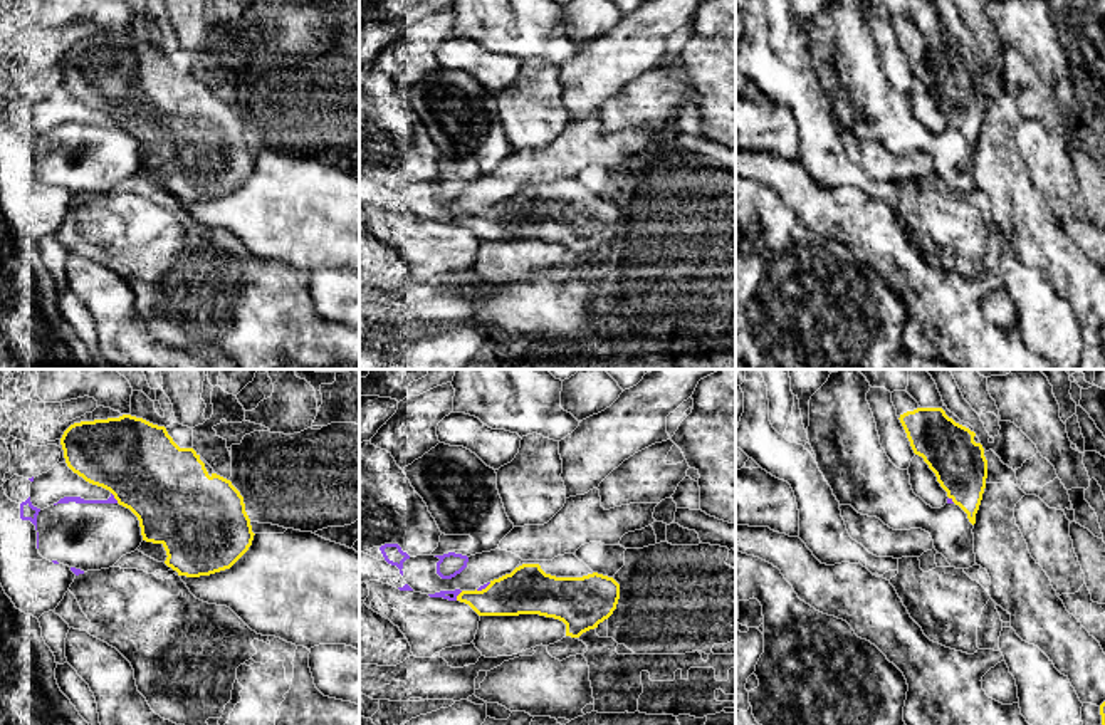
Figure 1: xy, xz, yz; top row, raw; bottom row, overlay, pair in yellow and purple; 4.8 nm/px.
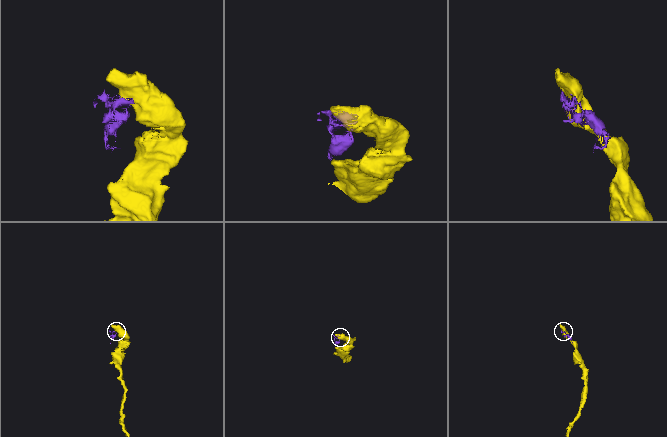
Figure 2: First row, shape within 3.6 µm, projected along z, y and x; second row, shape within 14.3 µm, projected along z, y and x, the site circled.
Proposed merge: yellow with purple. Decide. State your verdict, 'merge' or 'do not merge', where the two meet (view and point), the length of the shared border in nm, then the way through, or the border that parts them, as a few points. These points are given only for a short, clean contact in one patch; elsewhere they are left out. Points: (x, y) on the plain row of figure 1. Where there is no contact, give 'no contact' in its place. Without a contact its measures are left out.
do not merge; meets yellow in xy at (115, 121); contact 70 nm long; border along xy (111, 116), (118, 126)

